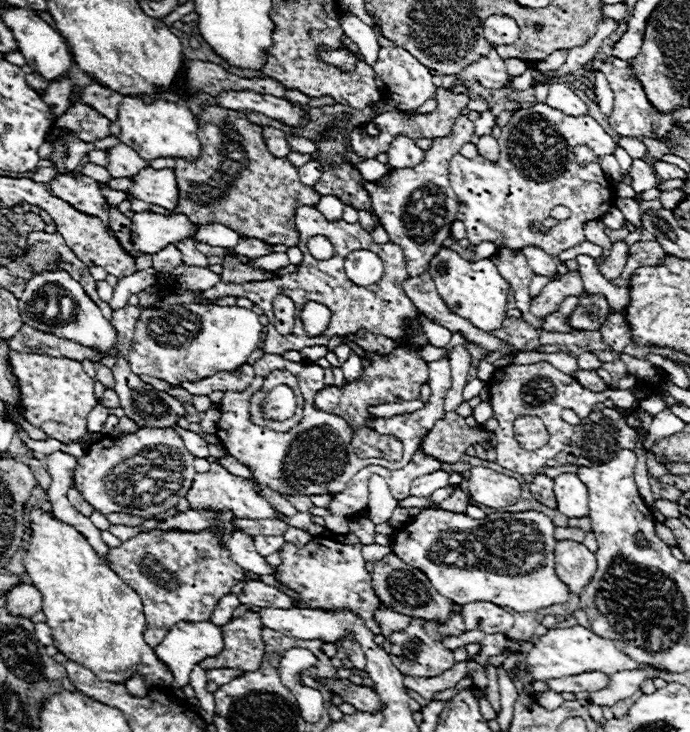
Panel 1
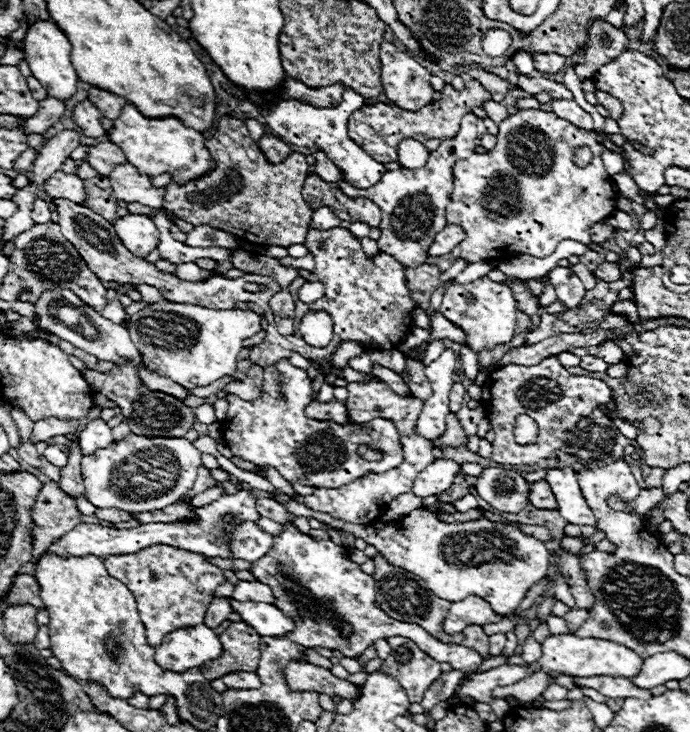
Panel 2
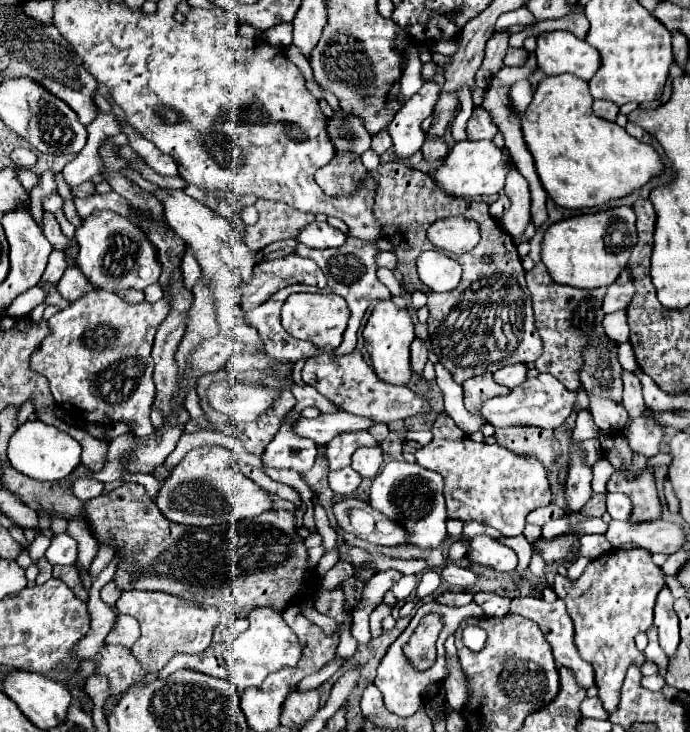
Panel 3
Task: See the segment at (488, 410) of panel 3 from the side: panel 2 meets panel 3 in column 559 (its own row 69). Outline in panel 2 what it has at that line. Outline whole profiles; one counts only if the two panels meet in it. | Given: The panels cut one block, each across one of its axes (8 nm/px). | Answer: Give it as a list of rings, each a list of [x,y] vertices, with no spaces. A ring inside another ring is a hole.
[[[382,42],[380,46],[380,82],[386,98],[404,108],[404,110],[420,110],[428,106],[432,100],[430,72],[420,66],[408,52],[398,50],[390,42]]]

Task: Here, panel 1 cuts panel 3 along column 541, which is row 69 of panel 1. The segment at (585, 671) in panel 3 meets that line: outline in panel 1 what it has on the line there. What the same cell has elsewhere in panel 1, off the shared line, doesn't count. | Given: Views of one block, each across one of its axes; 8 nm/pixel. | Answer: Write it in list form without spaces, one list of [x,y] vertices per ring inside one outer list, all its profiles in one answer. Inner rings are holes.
[[[606,58],[600,60],[600,72],[606,76],[612,92],[614,92],[614,108],[612,114],[608,116],[610,126],[620,134],[620,136],[660,136],[666,138],[666,134],[674,128],[674,120],[672,114],[658,114],[652,104],[648,102],[644,88],[640,86],[638,80],[634,80],[630,66],[626,60],[620,58]]]

